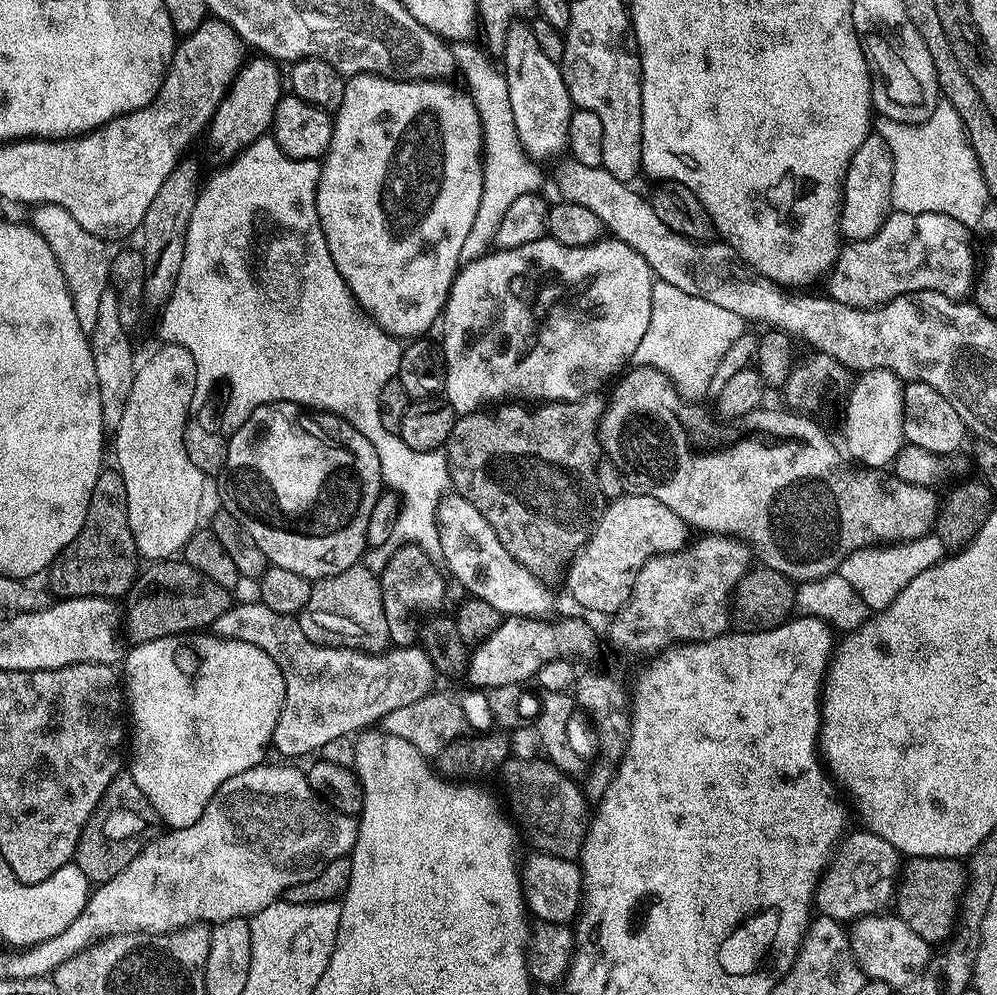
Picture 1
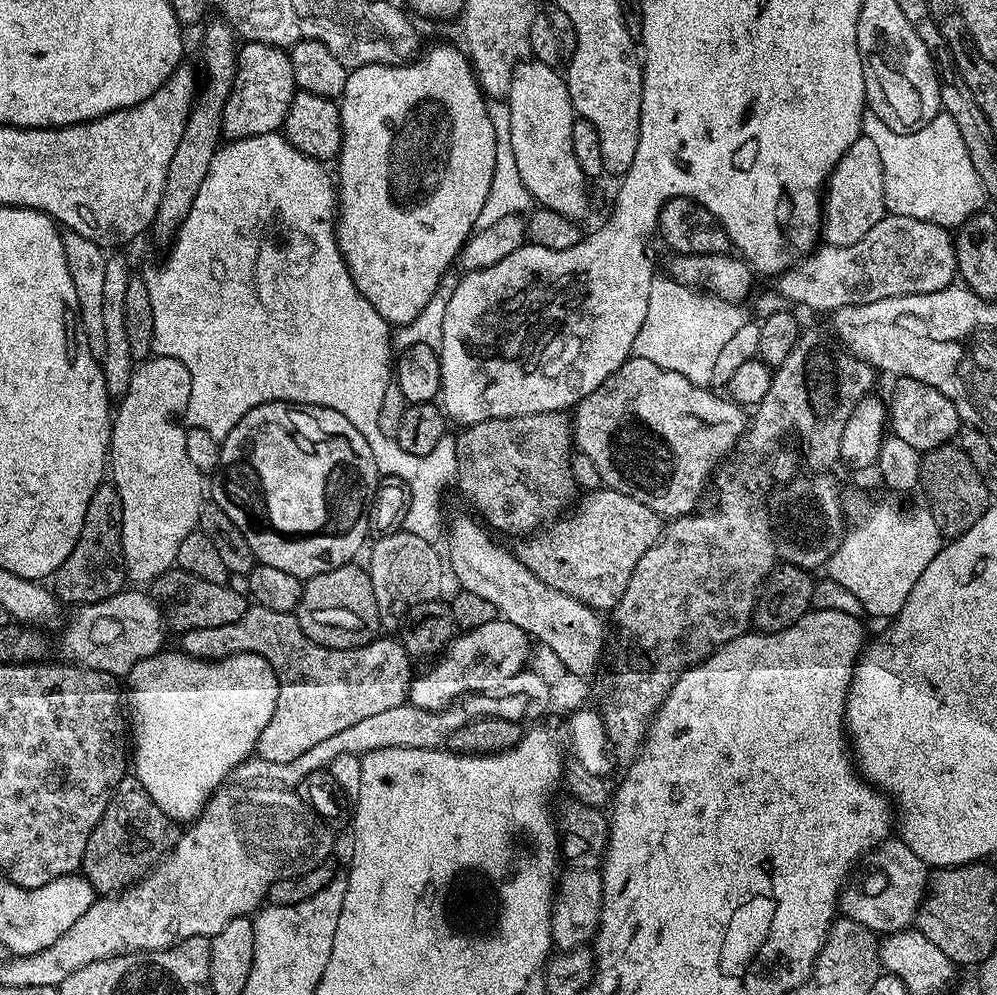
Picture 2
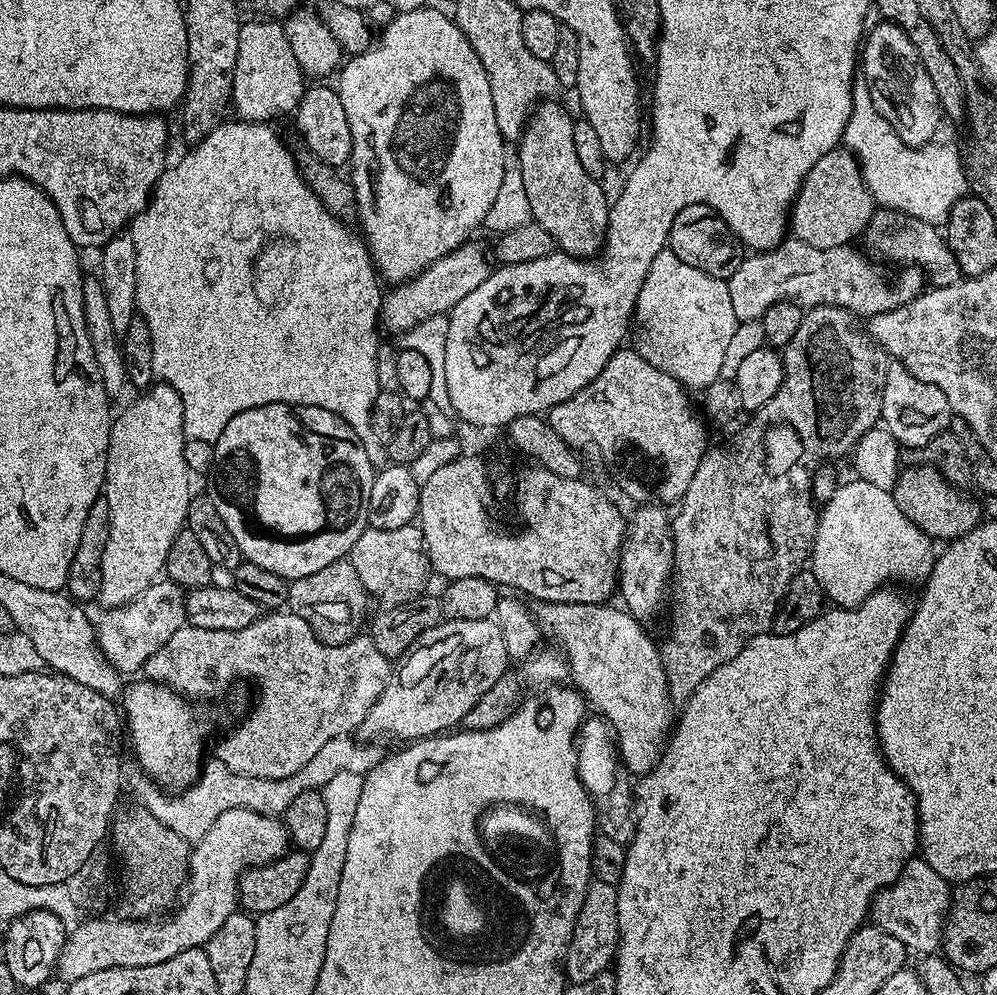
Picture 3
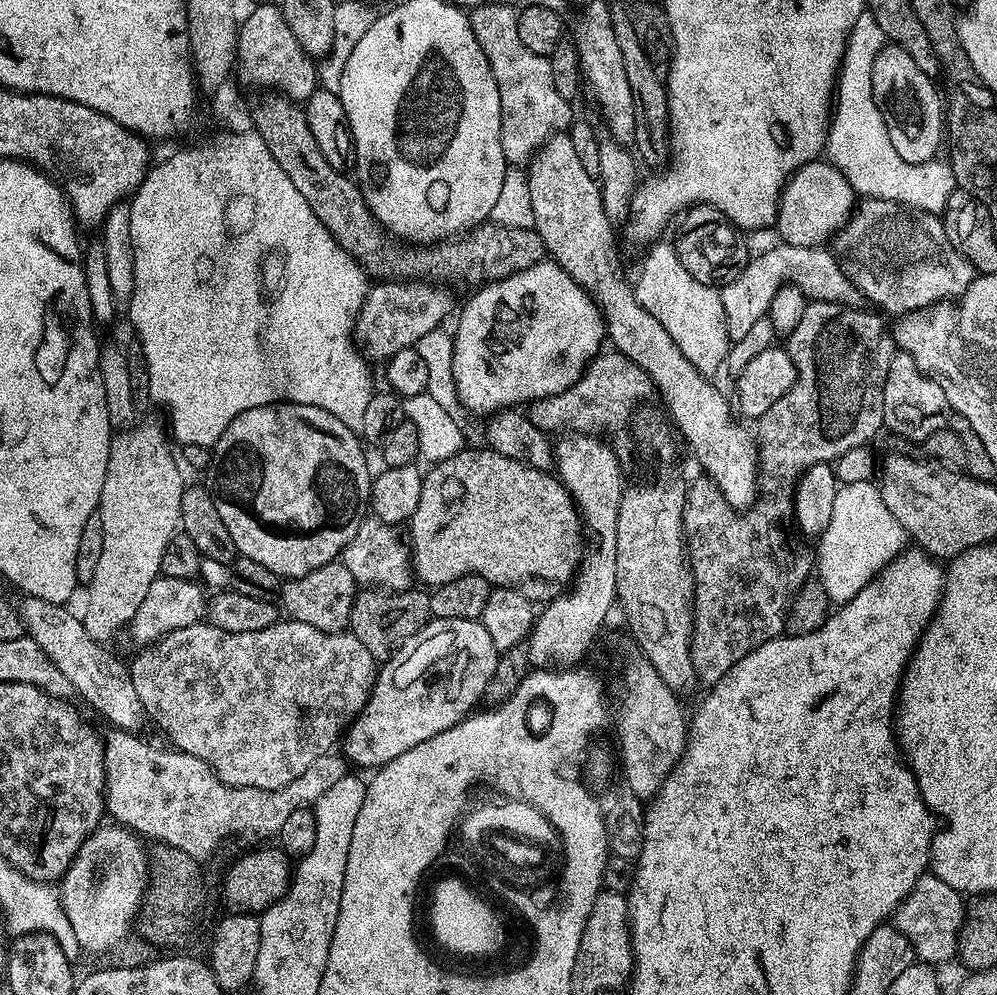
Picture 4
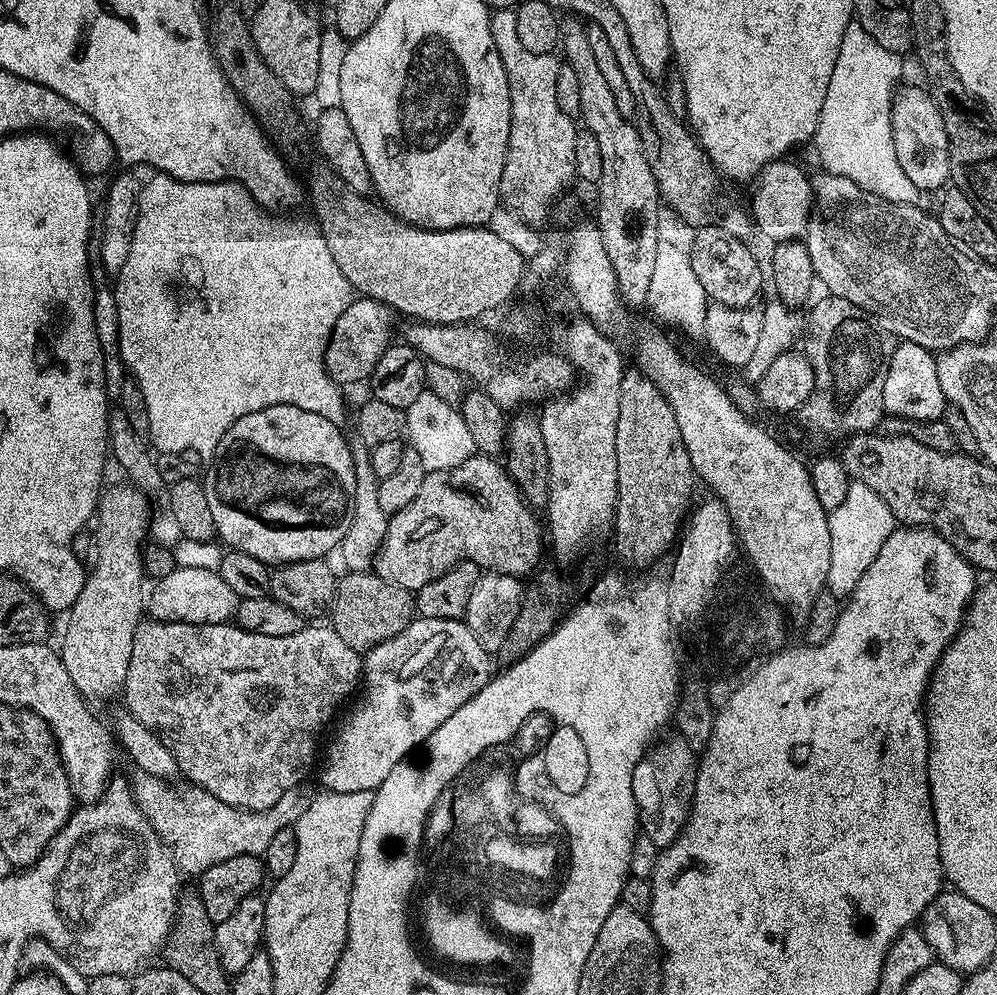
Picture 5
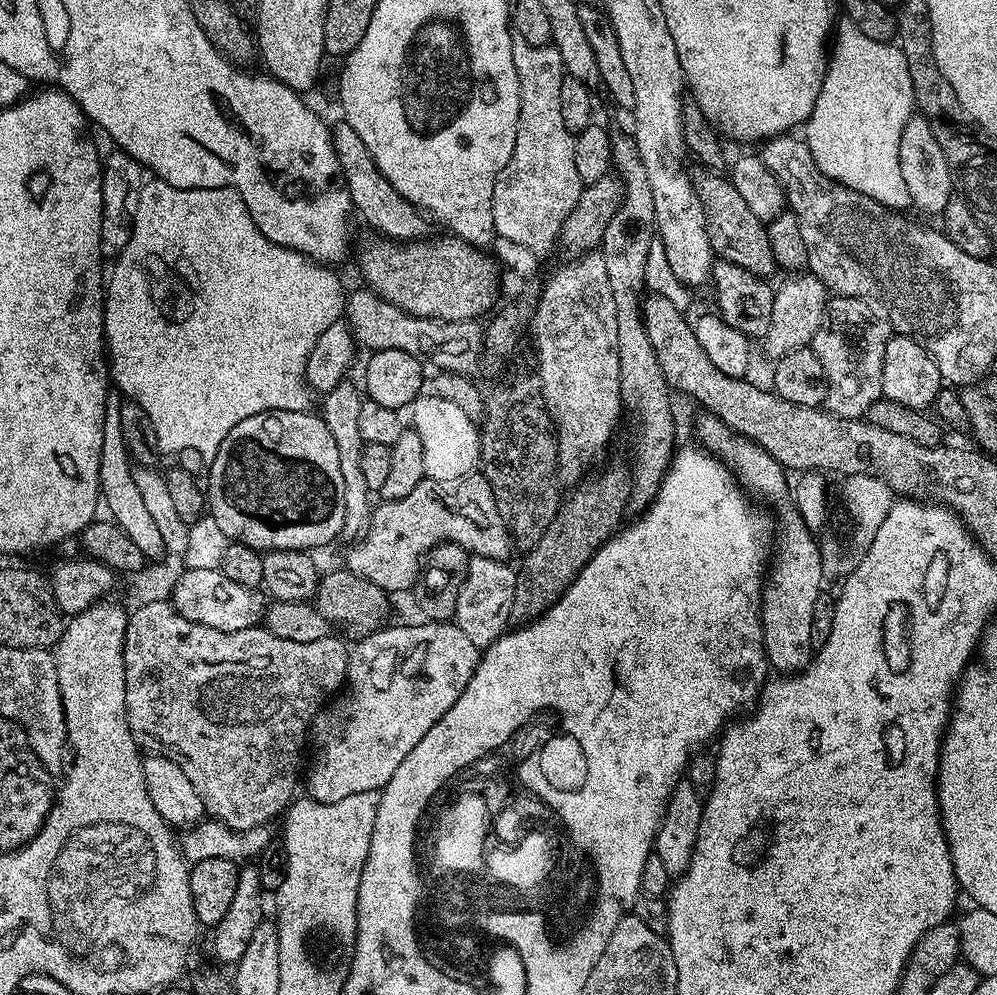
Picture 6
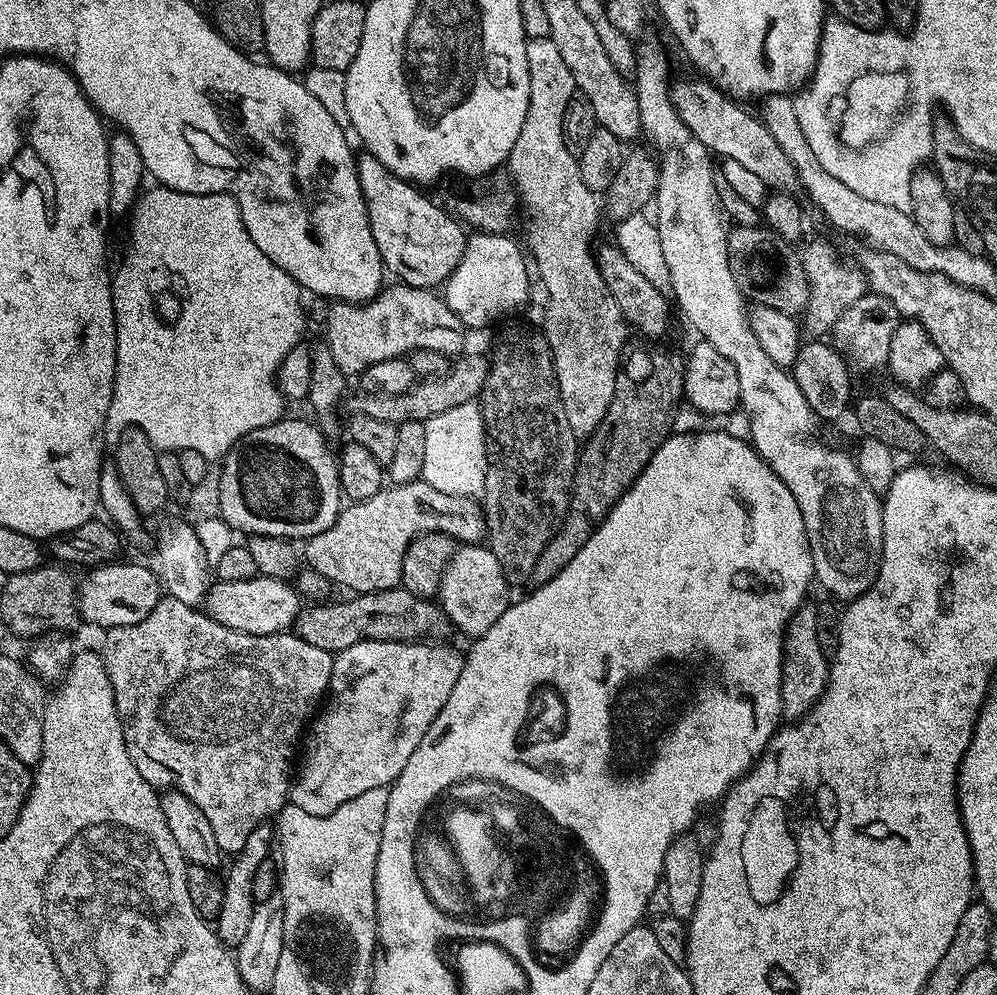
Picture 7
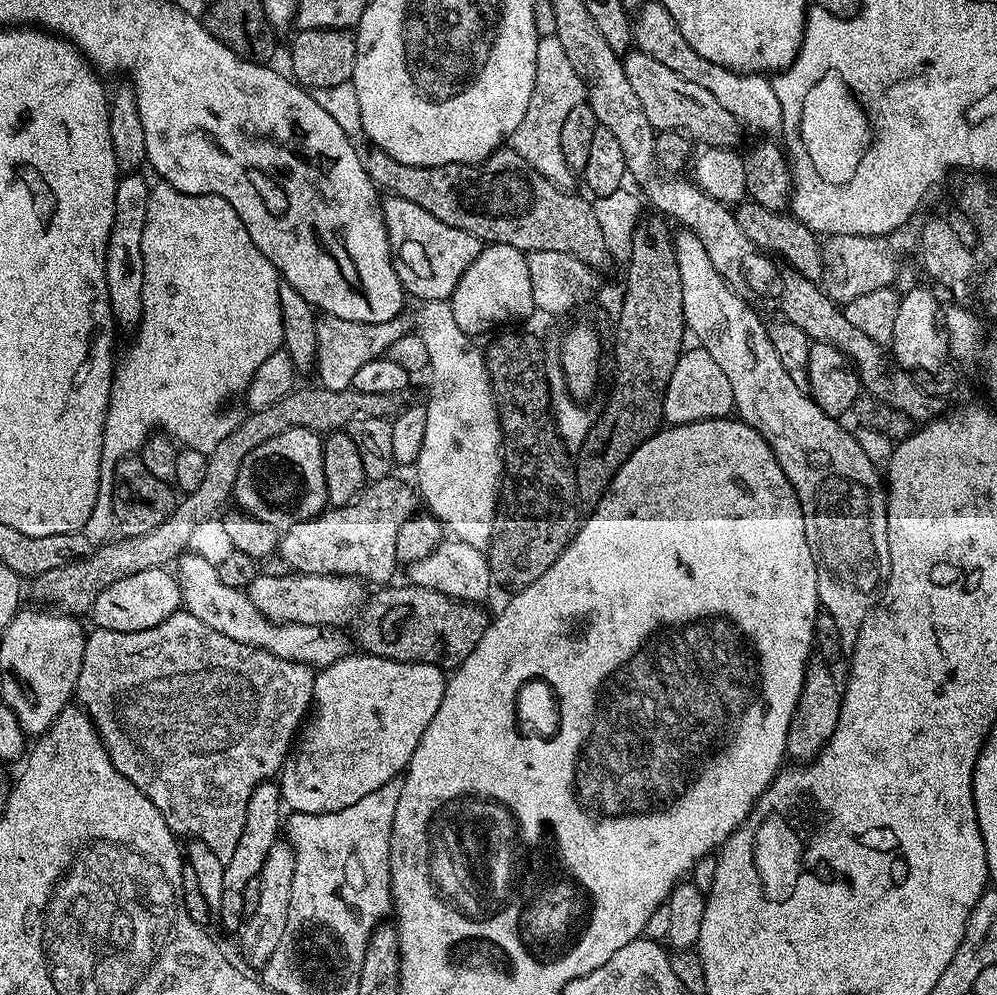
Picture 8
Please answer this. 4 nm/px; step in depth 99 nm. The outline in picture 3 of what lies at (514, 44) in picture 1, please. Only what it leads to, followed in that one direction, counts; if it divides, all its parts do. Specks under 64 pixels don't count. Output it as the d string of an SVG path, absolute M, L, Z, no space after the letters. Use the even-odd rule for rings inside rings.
M541 102L536 105L532 117L518 141L518 155L522 166L522 183L526 185L526 198L530 198L530 210L535 223L550 234L553 245L568 256L592 258L604 247L604 237L608 234L608 209L610 196L604 193L603 183L590 178L578 163L578 153L574 151L574 120L556 102Z

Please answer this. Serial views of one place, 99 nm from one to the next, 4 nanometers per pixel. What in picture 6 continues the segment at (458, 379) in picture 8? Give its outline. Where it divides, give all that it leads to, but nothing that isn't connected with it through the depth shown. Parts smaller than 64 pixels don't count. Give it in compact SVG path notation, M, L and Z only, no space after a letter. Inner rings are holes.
M420 396L410 406L411 427L415 428L426 457L426 470L431 479L441 482L455 482L464 476L471 476L481 463L480 434L477 421L466 416L465 411L452 401L441 397Z

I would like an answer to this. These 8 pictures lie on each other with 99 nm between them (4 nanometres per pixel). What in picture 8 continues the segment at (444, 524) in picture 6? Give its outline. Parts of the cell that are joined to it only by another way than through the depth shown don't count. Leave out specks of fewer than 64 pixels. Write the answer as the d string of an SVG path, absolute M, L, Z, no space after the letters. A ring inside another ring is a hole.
M389 478L387 480L371 481L356 499L351 500L348 504L343 504L341 508L329 507L327 510L321 512L319 516L310 518L306 522L298 522L294 526L283 529L280 534L280 547L278 549L279 556L287 560L287 562L290 562L292 571L296 574L303 574L306 576L354 576L357 580L367 582L369 585L371 585L370 583L376 584L372 586L387 585L389 581L391 581L388 579L391 578L392 571L394 571L395 568L398 568L398 561L394 554L394 541L398 536L398 529L402 526L402 522L406 522L410 517L417 515L418 512L418 508L416 508L416 500L418 504L417 489L413 487L411 483L409 483L410 485L403 484L402 481L396 479L397 478Z

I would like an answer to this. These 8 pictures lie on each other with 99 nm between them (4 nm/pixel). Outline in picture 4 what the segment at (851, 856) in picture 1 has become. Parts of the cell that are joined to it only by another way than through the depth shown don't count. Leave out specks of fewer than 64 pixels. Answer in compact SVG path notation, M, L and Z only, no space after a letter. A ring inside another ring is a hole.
M925 874L914 886L894 913L896 928L910 942L916 952L916 960L933 966L941 966L947 960L955 961L960 946L960 932L966 923L965 897L954 886L946 886L942 878Z

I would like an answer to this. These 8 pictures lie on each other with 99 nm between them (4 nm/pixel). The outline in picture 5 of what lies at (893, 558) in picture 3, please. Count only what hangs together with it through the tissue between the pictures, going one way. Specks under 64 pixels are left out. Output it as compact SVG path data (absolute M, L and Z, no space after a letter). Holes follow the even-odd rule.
M849 483L845 498L837 508L828 512L831 542L830 565L825 584L827 591L846 598L877 557L882 543L890 536L897 524L897 518L890 510L890 506L886 506L886 502L882 502L882 498L878 498L878 494L870 490L870 486Z

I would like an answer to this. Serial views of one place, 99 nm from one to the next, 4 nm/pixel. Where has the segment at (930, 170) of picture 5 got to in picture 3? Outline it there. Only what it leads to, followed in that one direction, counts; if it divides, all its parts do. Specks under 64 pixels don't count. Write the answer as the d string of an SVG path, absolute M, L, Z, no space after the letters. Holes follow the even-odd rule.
M879 23L867 29L862 42L862 83L870 90L878 114L886 118L902 143L910 148L931 145L942 121L934 82L930 82L930 74L926 74L914 42L910 42L904 31L897 24Z

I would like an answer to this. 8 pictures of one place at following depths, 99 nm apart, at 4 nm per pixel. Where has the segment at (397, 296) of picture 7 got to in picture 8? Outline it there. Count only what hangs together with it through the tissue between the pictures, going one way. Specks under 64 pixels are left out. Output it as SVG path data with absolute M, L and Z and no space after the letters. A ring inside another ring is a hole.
M321 315L316 322L318 346L316 347L316 367L319 387L326 390L346 390L352 387L354 374L366 366L366 362L374 362L379 356L387 353L388 347L398 338L410 332L407 315L396 316L390 322L350 322L346 318Z

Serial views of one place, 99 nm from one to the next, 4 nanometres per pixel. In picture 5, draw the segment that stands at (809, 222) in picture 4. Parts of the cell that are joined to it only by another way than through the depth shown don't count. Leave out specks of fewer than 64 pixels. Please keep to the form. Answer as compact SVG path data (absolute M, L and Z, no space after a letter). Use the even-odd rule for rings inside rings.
M788 158L773 160L762 169L758 179L751 185L750 215L755 231L772 240L773 245L801 239L808 225L808 215L812 213L812 181L809 173L804 173L790 161Z

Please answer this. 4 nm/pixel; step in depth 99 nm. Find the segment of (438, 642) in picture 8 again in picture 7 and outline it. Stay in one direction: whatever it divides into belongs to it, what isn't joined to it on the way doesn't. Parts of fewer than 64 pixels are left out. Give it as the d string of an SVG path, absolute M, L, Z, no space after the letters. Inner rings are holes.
M403 586L390 590L365 592L353 595L352 600L333 602L316 602L305 607L296 617L295 635L300 636L310 646L318 646L318 650L338 653L354 646L363 640L415 640L417 642L439 641L450 632L448 617L443 608L432 600L418 598L418 594L410 594Z

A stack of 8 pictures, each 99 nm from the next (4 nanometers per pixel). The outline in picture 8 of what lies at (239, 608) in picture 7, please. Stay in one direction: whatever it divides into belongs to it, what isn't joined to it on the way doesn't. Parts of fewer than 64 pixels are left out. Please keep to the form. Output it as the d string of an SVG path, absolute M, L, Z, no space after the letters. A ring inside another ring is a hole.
M259 574L248 589L248 600L273 624L347 625L366 599L365 585L354 576L306 576L293 574L270 578Z

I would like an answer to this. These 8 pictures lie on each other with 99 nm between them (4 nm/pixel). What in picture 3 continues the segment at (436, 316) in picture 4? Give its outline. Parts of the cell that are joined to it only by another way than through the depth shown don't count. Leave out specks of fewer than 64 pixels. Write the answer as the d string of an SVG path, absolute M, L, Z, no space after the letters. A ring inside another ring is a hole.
M469 242L458 246L450 254L438 258L429 268L425 268L413 280L406 280L395 285L392 293L385 295L380 301L380 322L393 334L401 334L432 315L442 315L451 312L470 290L482 286L486 278L493 272L493 265L488 265L488 256L484 248L477 242Z

